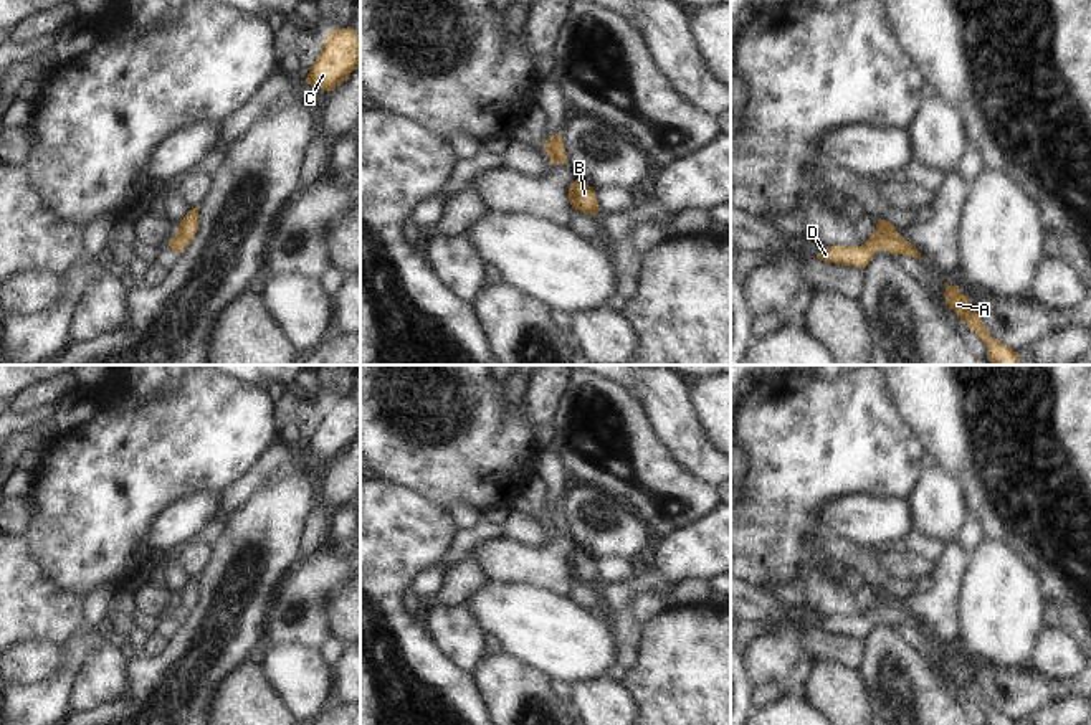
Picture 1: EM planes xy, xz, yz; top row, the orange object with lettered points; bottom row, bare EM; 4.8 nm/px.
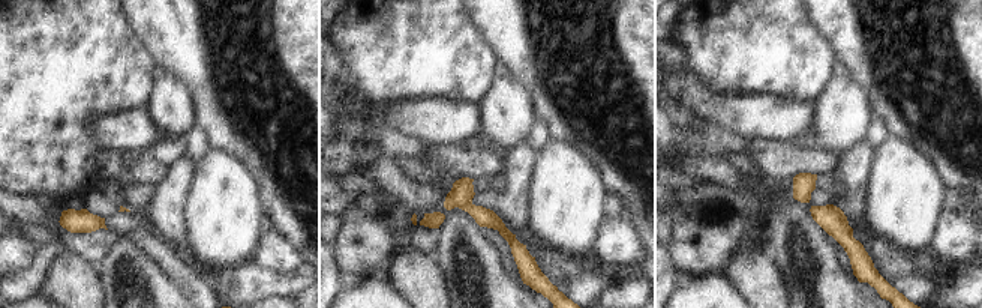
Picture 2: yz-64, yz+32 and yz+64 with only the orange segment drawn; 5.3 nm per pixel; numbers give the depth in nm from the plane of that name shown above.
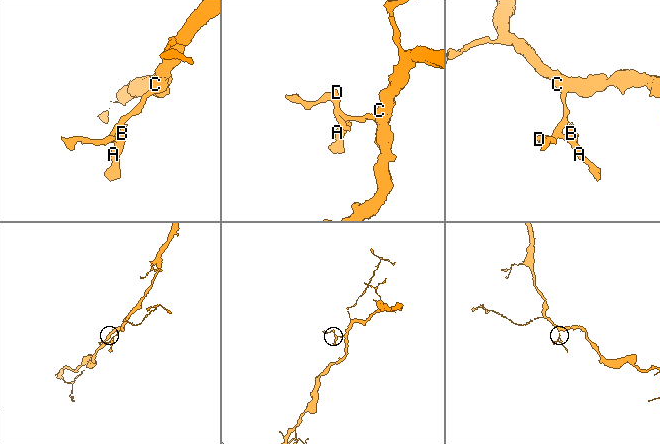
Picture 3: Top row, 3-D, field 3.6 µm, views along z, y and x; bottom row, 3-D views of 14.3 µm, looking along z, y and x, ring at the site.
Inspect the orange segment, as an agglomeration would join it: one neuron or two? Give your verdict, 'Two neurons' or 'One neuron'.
Two neurons

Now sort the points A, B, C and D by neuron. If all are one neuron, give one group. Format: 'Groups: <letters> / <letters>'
Groups: A B / C D

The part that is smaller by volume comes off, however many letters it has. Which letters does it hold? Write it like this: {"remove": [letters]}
{"remove": ["A", "B"]}

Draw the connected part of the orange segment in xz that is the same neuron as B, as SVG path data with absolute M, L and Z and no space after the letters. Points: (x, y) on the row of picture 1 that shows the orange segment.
M579 178L569 187L569 201L575 210L598 215L598 201L595 198L595 190Z

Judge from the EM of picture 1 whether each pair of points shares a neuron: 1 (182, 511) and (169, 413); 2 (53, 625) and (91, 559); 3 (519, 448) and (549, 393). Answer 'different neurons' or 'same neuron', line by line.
1: different neurons
2: different neurons
3: different neurons

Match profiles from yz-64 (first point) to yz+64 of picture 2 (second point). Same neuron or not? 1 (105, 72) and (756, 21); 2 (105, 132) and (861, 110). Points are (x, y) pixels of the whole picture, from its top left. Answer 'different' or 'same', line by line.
1: same
2: different

